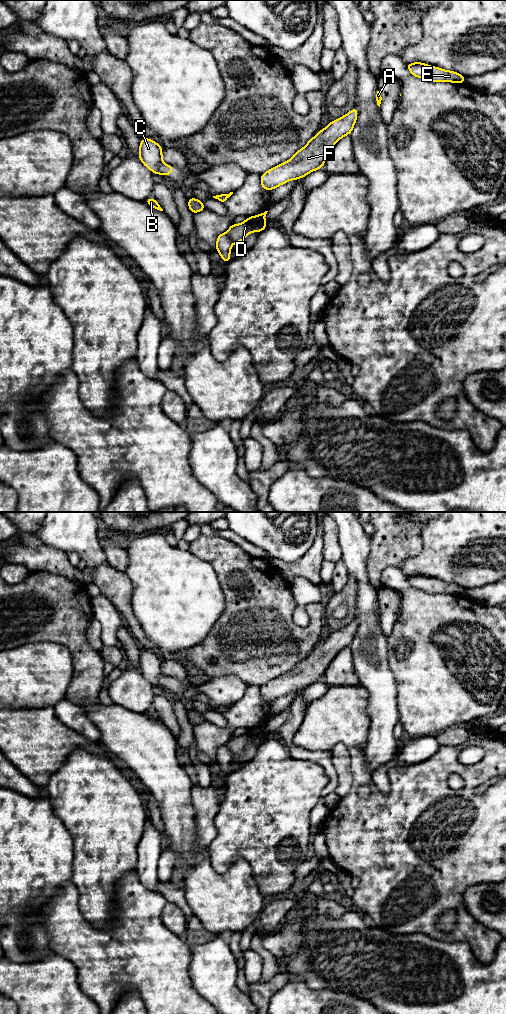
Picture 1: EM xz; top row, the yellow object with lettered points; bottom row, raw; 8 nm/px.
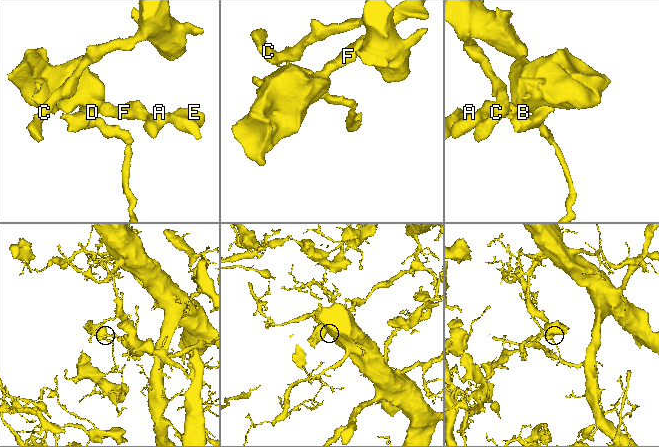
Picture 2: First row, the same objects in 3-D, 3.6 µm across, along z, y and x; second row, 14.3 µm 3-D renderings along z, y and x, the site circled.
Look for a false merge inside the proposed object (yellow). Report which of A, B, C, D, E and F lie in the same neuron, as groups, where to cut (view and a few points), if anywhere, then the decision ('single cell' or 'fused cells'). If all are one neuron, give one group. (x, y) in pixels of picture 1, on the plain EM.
A B D E F / C | xz (226, 744), (232, 755) | fused cells

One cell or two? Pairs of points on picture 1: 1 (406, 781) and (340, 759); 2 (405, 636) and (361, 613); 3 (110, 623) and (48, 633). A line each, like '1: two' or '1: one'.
1: two
2: two
3: two

